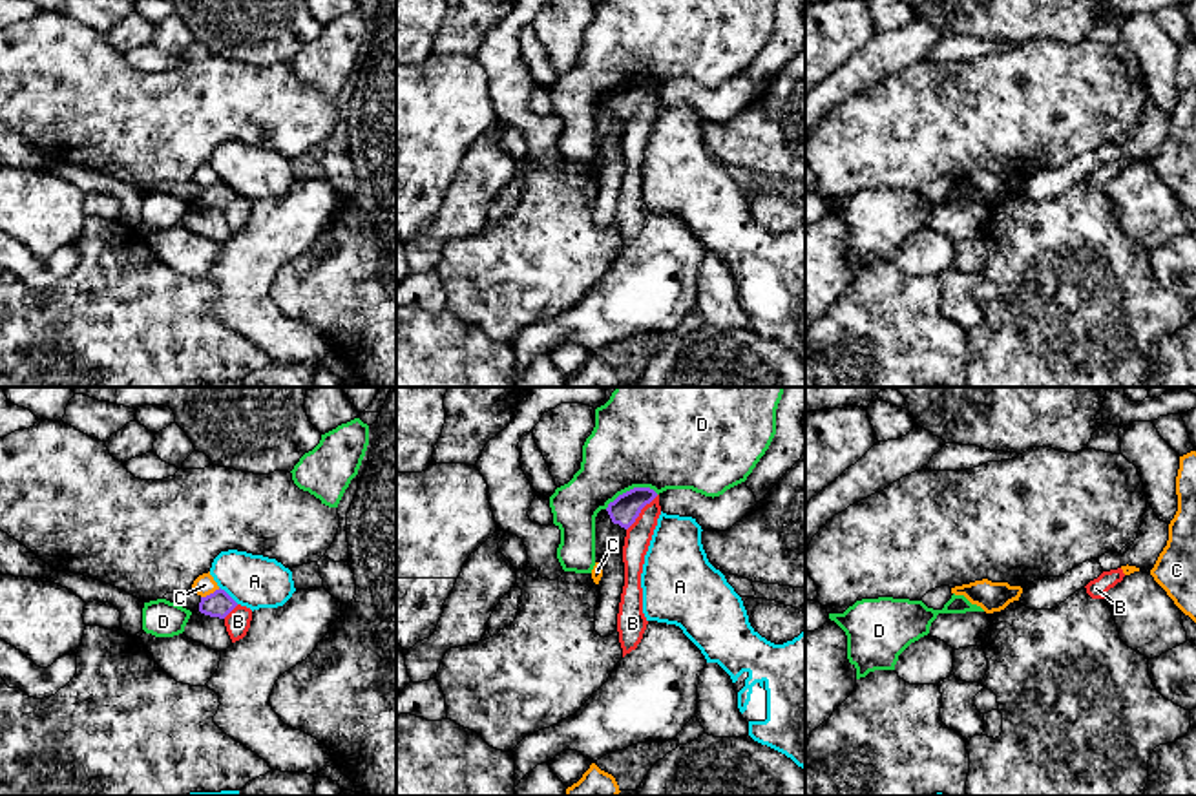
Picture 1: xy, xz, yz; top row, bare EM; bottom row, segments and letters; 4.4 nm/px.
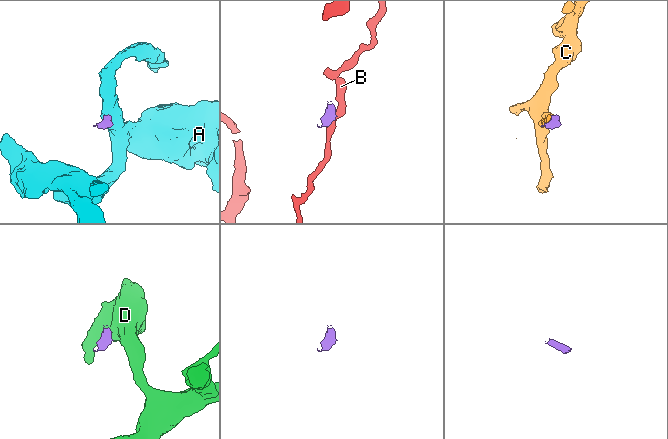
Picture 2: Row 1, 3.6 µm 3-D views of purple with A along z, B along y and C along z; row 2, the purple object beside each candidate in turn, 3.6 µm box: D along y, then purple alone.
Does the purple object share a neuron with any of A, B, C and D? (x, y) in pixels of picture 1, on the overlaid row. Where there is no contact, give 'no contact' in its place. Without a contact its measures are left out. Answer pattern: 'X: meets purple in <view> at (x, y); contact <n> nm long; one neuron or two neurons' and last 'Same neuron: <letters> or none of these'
A: meets purple in xy at (227, 594); contact 120 nm long; two neurons
B: meets purple in xz at (639, 512); contact 220 nm long; two neurons
C: meets purple in xy at (210, 594); contact 100 nm long; two neurons
D: meets purple in xz at (630, 490); contact 240 nm long; two neurons
Same neuron: none of these

